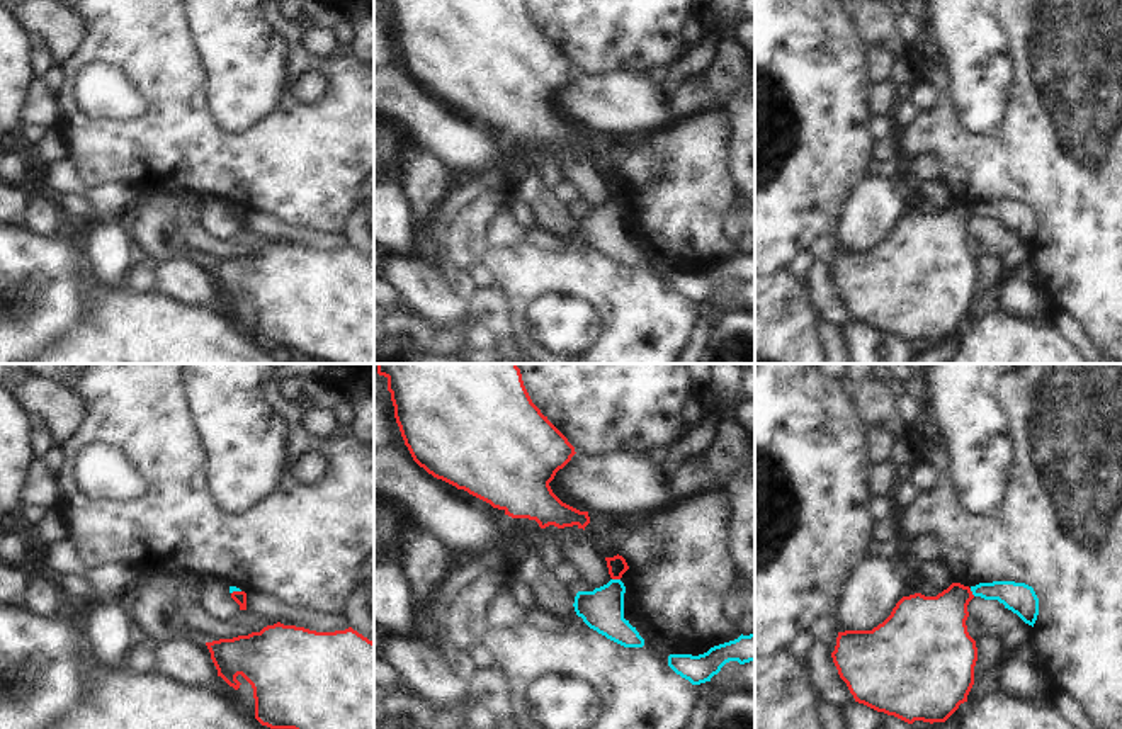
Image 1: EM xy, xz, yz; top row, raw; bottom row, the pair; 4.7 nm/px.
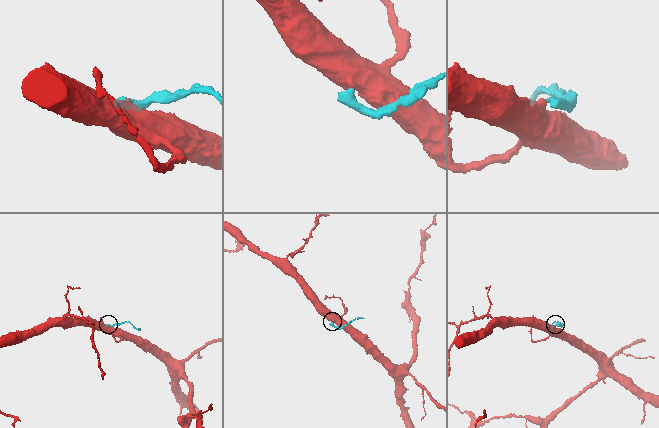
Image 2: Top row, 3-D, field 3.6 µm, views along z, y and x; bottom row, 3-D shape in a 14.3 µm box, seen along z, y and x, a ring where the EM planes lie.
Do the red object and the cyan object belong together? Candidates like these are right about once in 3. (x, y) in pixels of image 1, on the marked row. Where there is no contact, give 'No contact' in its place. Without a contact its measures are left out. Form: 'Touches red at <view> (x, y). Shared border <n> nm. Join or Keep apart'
Touches red at xz (616, 578). Shared border 40 nm. Keep apart.

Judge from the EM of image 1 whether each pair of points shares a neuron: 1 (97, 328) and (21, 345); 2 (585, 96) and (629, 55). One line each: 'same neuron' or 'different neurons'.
1: different neurons
2: different neurons

